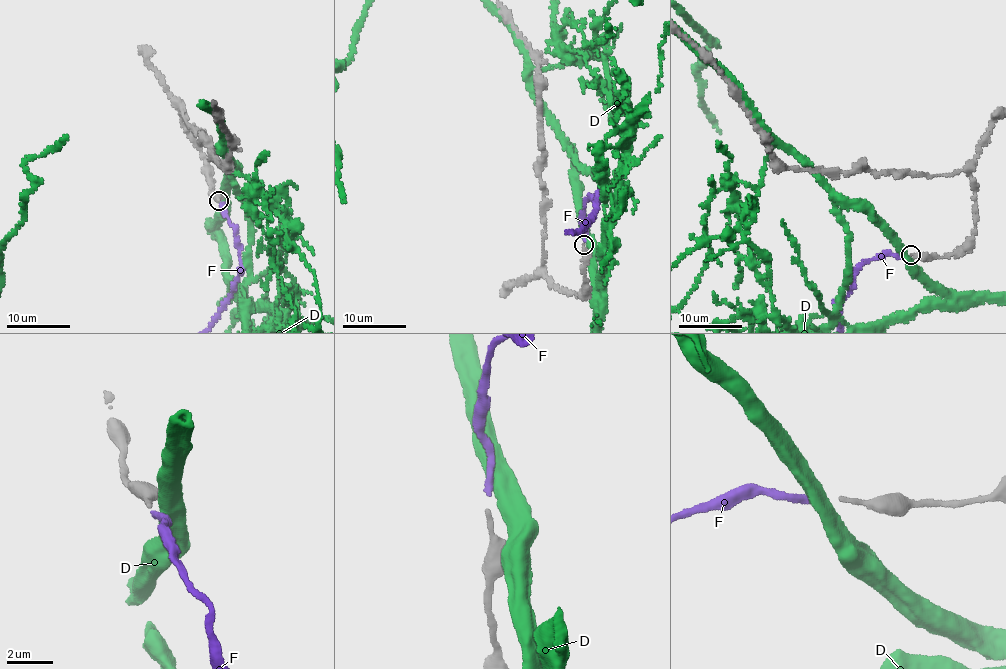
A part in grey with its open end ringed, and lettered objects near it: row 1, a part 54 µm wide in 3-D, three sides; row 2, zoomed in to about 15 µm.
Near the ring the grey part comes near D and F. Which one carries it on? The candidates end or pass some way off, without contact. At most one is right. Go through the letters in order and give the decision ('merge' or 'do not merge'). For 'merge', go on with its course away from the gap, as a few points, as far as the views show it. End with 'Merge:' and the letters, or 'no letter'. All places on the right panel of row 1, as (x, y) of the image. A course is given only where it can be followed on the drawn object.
D: do not merge
F: do not merge
Merge: no letter

